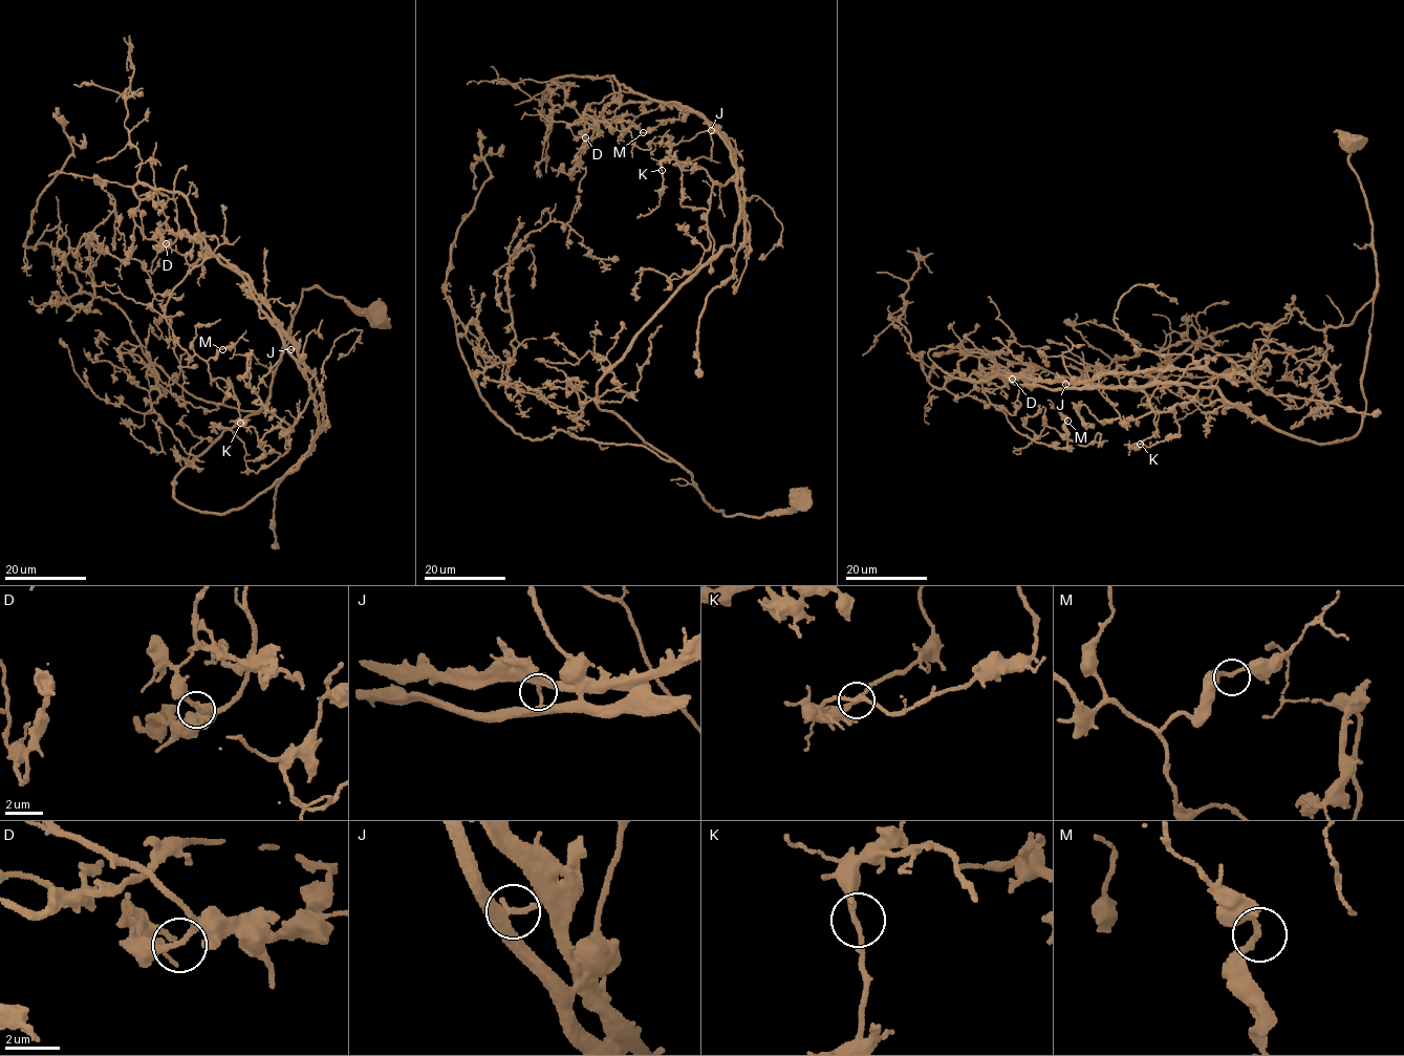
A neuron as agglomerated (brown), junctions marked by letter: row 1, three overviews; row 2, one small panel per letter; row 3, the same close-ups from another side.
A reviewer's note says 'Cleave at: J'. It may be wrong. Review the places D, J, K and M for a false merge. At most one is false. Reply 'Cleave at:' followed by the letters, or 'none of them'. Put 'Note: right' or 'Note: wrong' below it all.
Cleave at: J
Note: right

